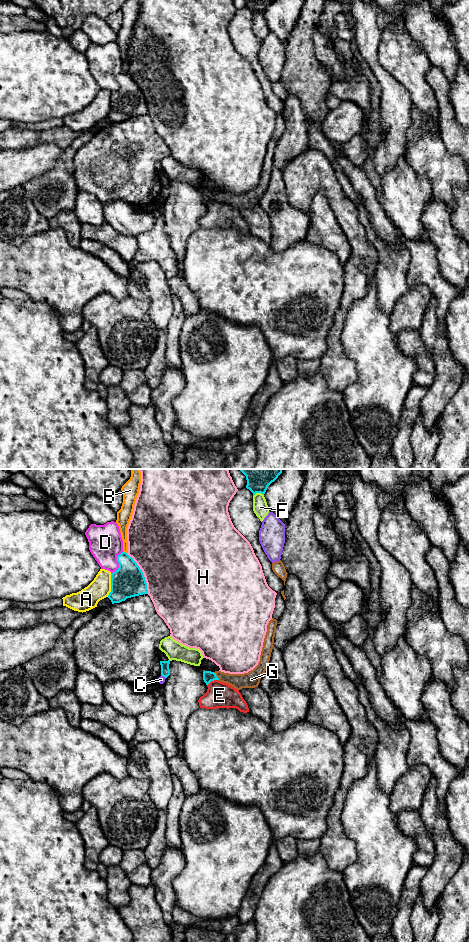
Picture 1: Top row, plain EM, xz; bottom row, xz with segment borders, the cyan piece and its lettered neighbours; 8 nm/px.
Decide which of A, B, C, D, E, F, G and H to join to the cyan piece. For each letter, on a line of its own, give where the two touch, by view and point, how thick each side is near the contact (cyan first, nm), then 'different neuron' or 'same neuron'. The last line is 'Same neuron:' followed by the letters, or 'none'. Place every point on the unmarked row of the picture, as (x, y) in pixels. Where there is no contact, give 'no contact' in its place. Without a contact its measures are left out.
A: meets cyan in xz at (111, 105); 260 nm thick on the cyan side, 170 nm on the other; different neuron
B: meets cyan in xz at (125, 72); 260 nm thick on the cyan side, 100 nm on the other; different neuron
C: meets cyan in xz at (163, 196); 80 nm thick on the cyan side, 60 nm on the other; different neuron
D: meets cyan in xz at (117, 81); 260 nm thick on the cyan side, 280 nm on the other; different neuron
E: meets cyan in xz at (212, 200); 90 nm thick on the cyan side, 200 nm on the other; different neuron
F: meets cyan in xz at (258, 12); 110 nm thick on the cyan side, 120 nm on the other; different neuron
G: meets cyan in xz at (216, 196); 90 nm thick on the cyan side, 120 nm on the other; same neuron
H: meets cyan in xz at (142, 93); 260 nm thick on the cyan side, 480 nm on the other; different neuron
Same neuron: G

